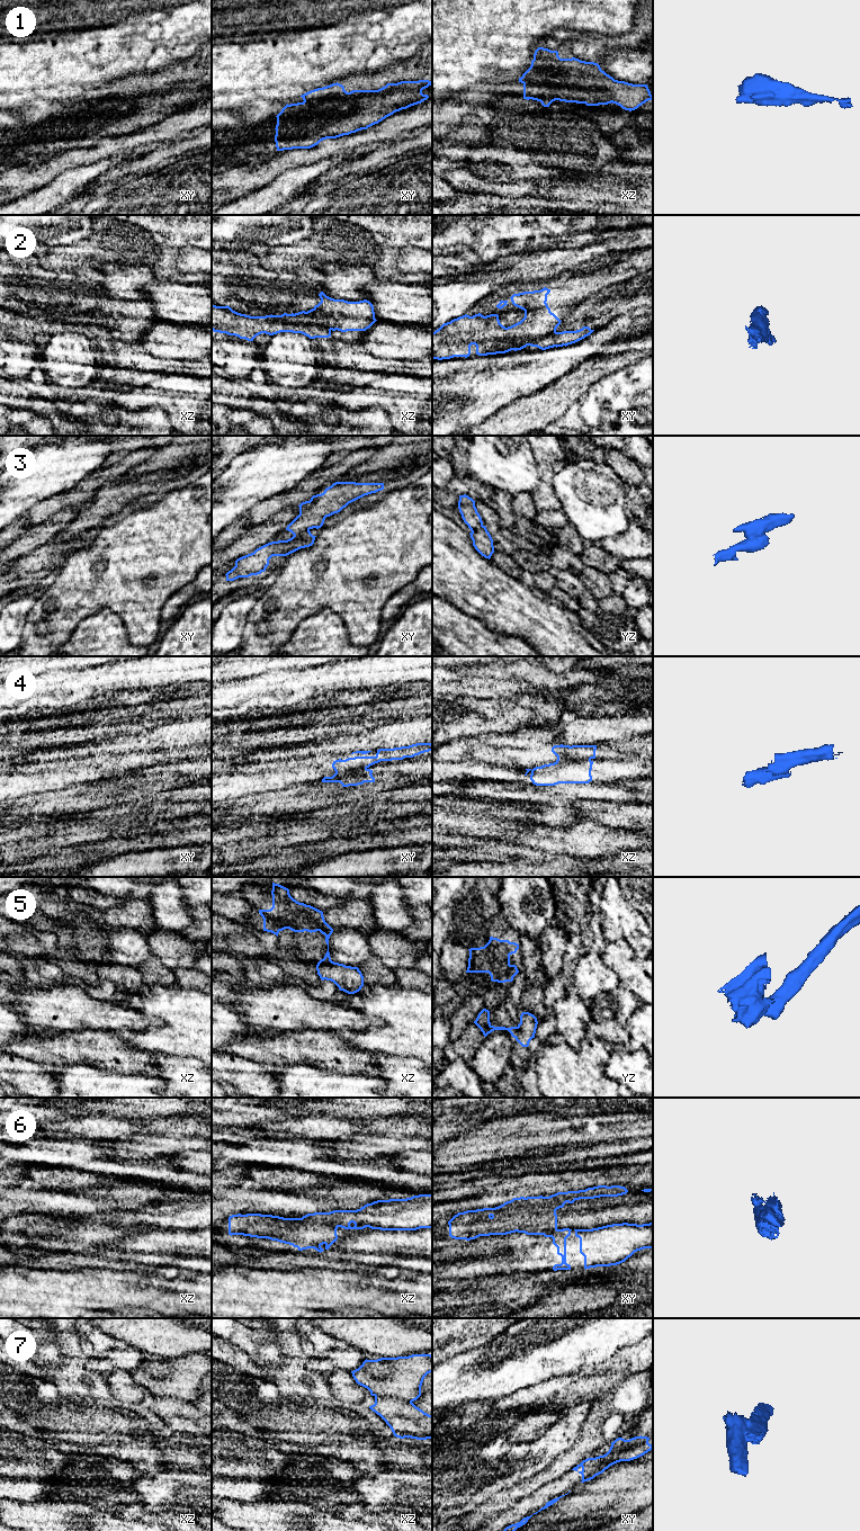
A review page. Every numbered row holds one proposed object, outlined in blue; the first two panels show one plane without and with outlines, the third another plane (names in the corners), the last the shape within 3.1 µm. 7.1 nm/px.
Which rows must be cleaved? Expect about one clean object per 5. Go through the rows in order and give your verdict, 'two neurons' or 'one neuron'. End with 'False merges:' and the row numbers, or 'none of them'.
1: one neuron
2: two neurons
3: two neurons
4: two neurons
5: two neurons
6: two neurons
7: two neurons
False merges: 2, 3, 4, 5, 6, 7

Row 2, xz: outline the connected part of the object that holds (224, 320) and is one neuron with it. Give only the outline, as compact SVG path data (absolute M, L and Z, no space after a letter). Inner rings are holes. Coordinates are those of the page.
M212 305L212 330L248 341L253 341L261 333L274 335L280 332L302 333L310 339L331 337L331 330L324 326L283 323L268 316L250 316L238 313L227 305Z

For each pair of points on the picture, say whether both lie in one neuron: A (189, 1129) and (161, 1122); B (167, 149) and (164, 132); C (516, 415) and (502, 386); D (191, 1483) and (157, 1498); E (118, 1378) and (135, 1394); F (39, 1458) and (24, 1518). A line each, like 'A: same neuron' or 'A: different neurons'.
A: same neuron
B: different neurons
C: different neurons
D: same neuron
E: same neuron
F: different neurons

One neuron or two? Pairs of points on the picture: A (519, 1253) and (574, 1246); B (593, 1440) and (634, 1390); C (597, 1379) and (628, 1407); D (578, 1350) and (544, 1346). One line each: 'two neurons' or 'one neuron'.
A: one neuron
B: one neuron
C: two neurons
D: one neuron

